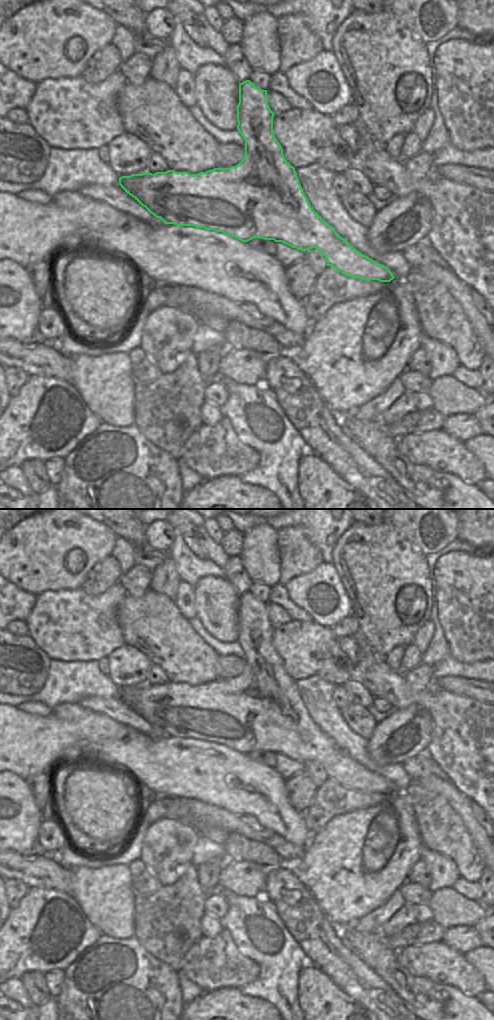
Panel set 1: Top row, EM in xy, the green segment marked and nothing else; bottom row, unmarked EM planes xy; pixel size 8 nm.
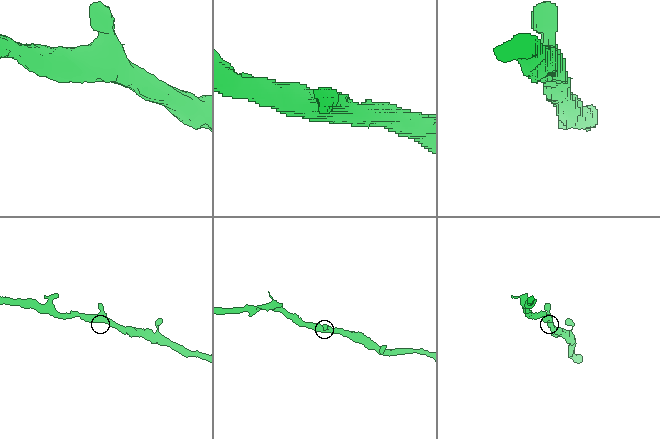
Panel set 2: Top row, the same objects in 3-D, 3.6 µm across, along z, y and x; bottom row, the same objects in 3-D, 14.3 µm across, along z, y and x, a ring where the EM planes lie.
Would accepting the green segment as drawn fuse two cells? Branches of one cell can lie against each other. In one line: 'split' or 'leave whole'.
leave whole

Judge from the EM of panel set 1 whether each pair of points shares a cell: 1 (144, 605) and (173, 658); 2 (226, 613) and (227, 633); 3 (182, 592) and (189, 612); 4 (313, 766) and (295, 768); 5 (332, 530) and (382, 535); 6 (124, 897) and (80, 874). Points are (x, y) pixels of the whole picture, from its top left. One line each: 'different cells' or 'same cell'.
1: same cell
2: same cell
3: same cell
4: different cells
5: different cells
6: same cell

